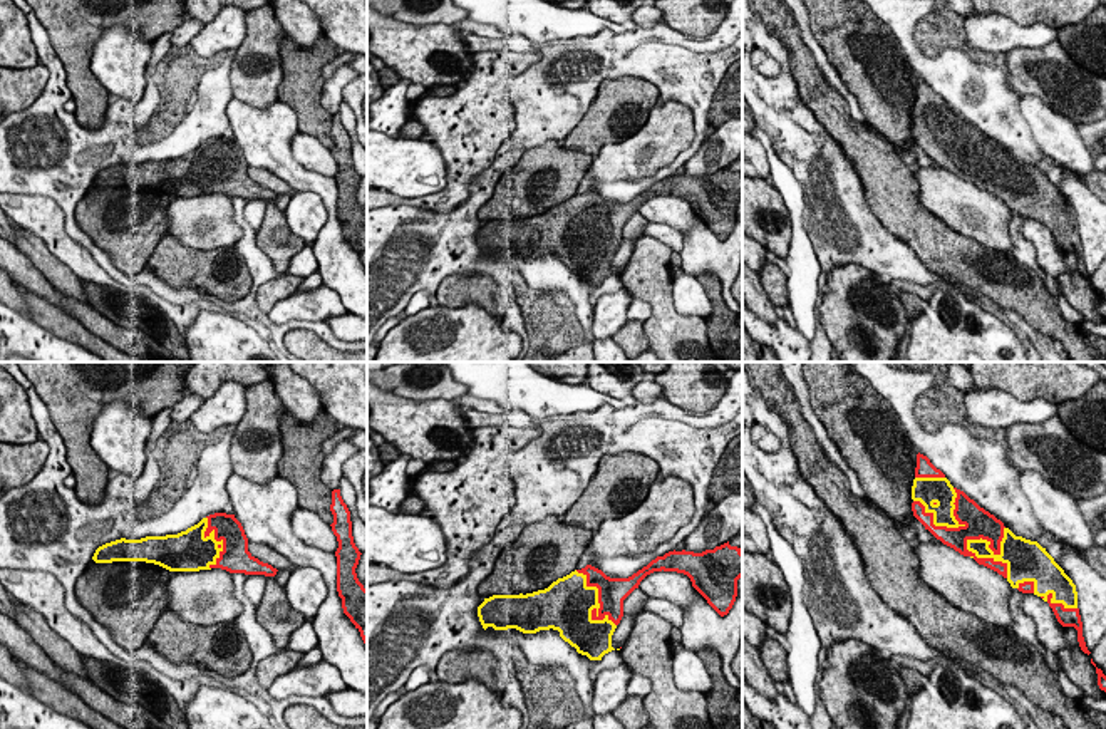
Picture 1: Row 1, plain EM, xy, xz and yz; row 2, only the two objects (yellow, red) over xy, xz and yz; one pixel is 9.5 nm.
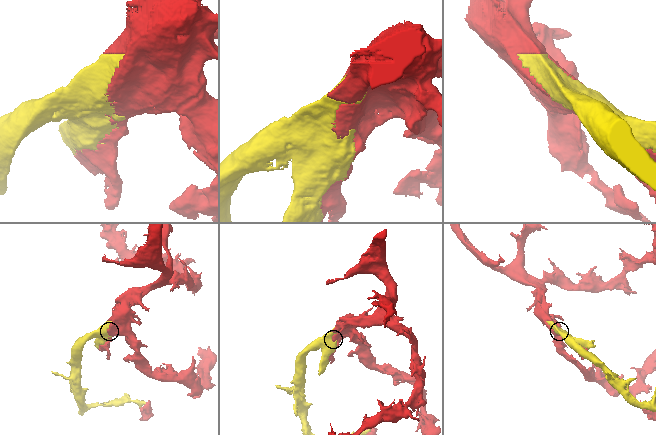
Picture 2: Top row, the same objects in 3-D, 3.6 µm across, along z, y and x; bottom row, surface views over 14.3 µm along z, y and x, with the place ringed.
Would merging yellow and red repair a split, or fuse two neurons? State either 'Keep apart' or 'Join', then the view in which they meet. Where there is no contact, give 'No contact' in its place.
Join. Touches yellow in yz

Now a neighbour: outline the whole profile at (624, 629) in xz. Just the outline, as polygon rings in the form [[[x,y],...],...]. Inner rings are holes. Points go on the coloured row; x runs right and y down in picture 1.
[[[623,613],[620,623],[612,635],[612,647],[617,650],[627,644],[633,628],[632,615]]]

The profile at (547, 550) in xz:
[[[555,514],[531,523],[498,556],[493,573],[479,583],[478,593],[488,598],[545,590],[576,570],[592,536],[593,531],[566,526]]]

